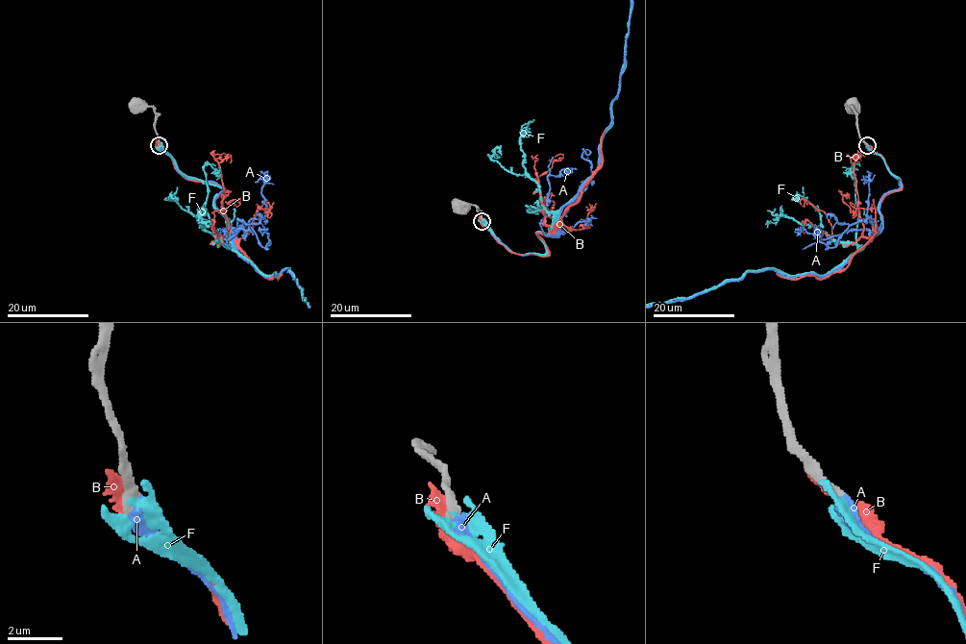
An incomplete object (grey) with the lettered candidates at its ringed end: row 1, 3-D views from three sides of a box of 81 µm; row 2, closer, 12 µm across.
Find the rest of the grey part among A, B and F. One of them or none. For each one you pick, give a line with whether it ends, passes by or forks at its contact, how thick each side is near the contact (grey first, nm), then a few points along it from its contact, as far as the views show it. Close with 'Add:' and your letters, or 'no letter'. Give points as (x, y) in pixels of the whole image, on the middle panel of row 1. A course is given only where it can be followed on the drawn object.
A: it ends there; 360 nm thick on the grey side, 500 nm on the other
Add: A

